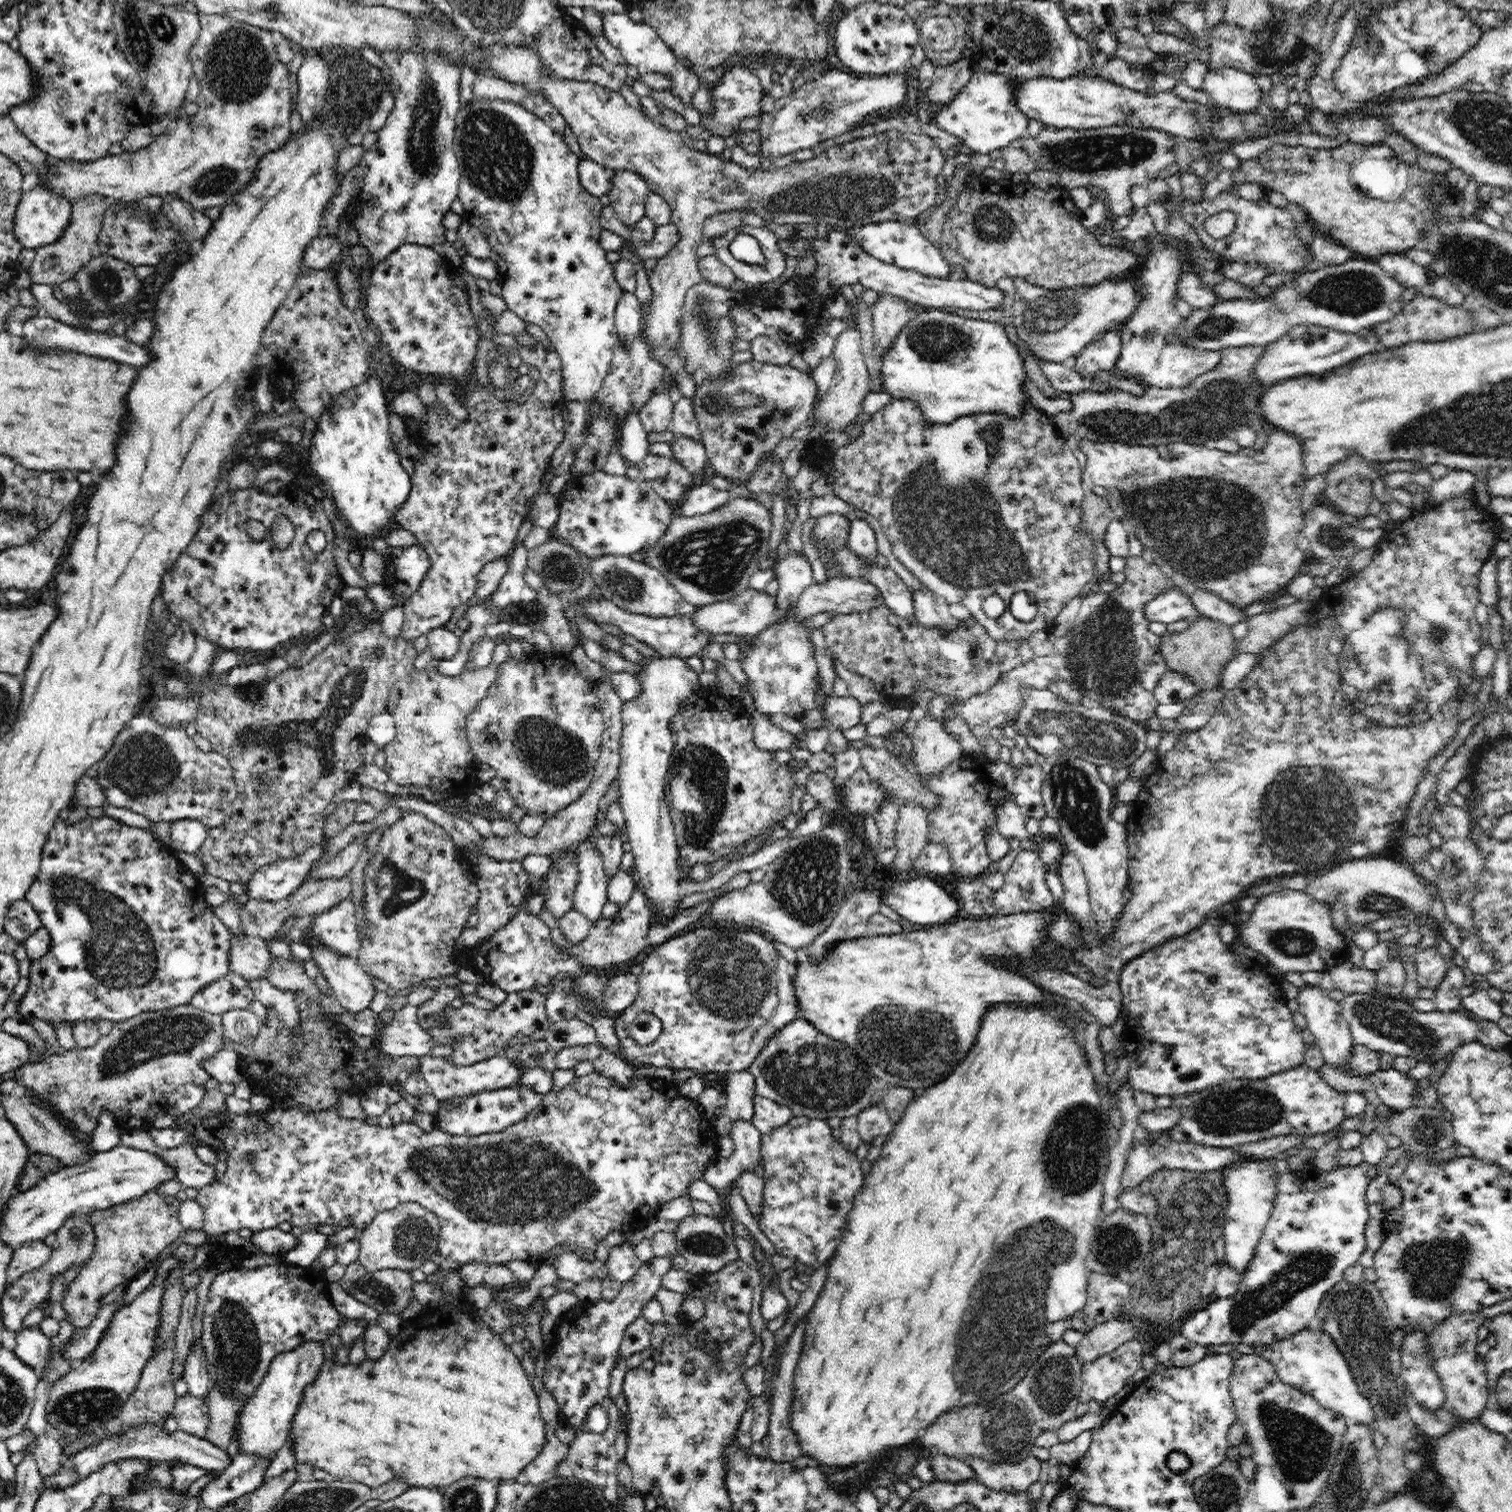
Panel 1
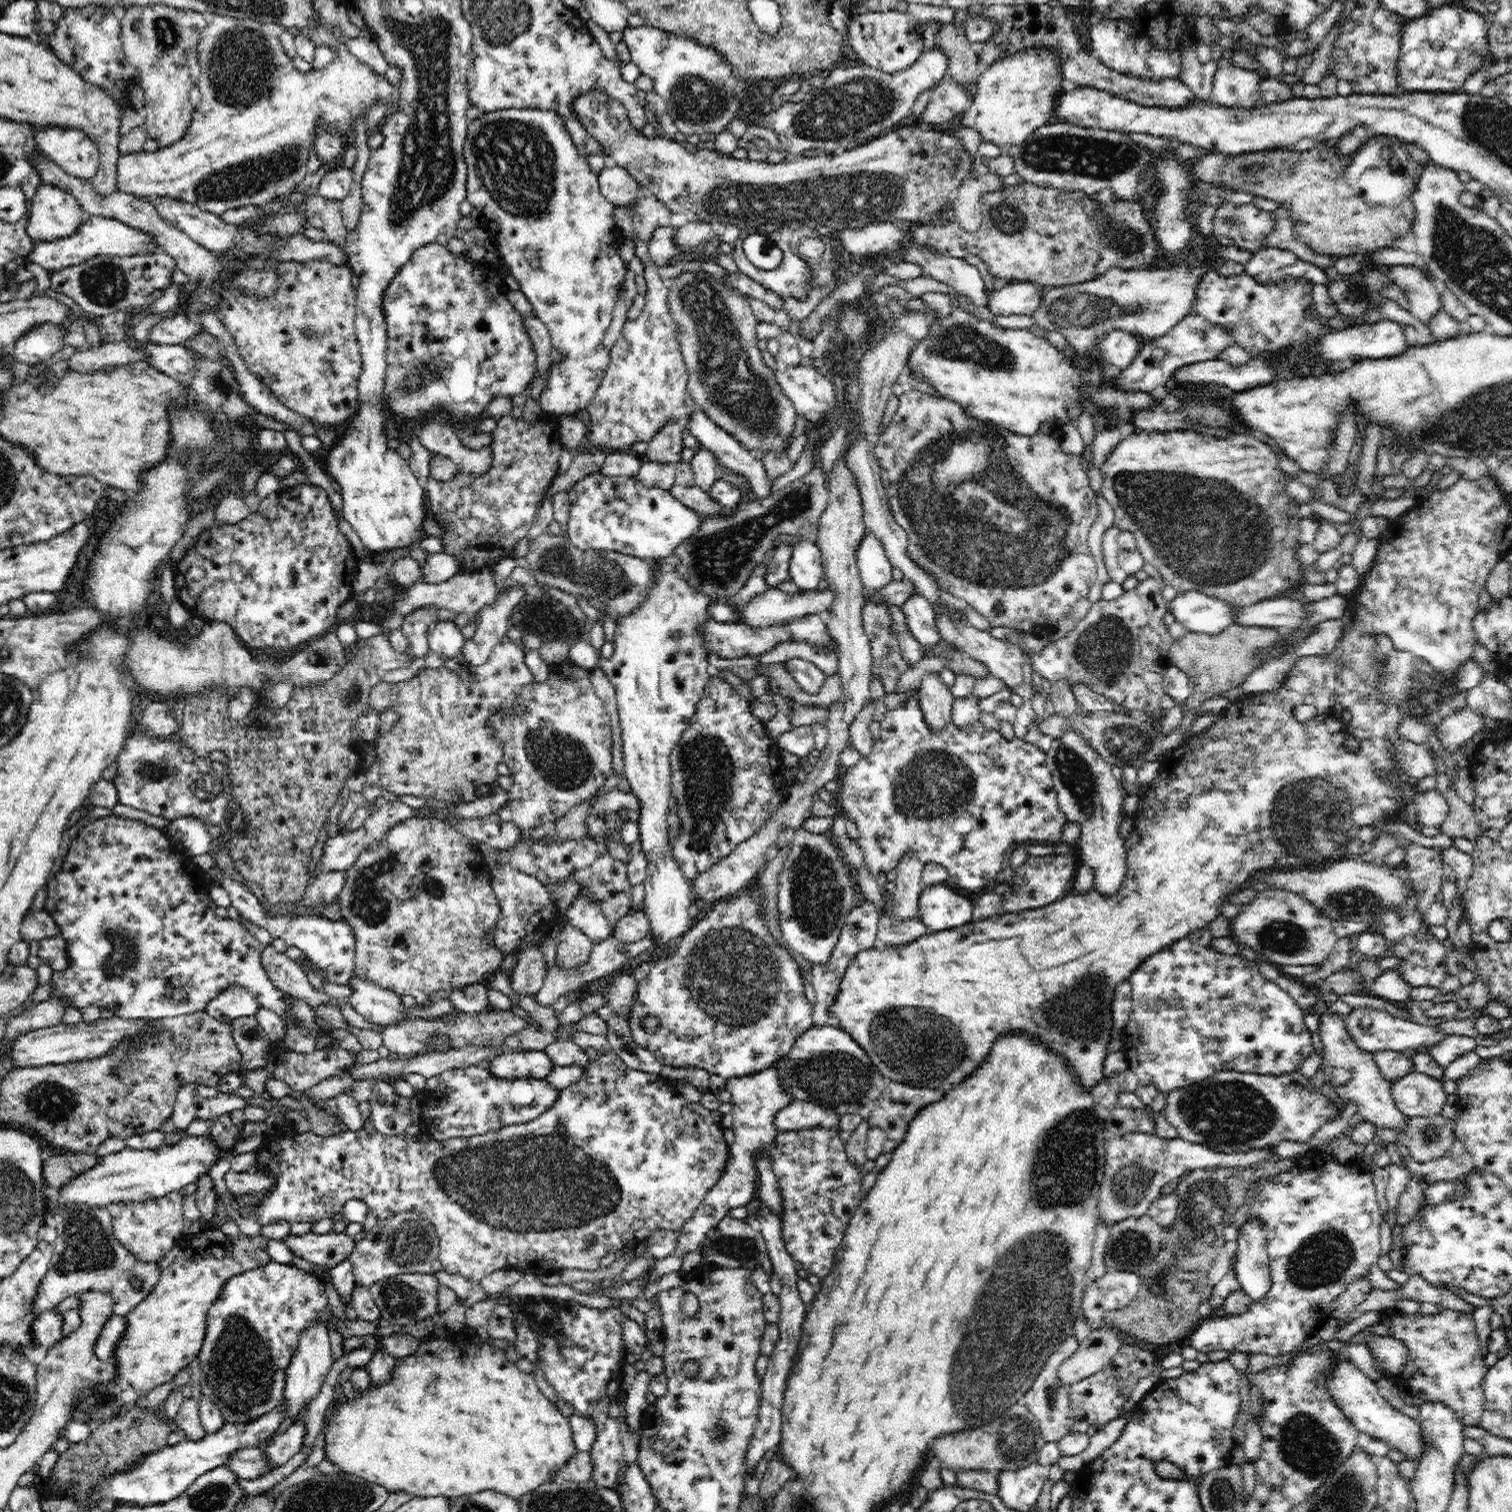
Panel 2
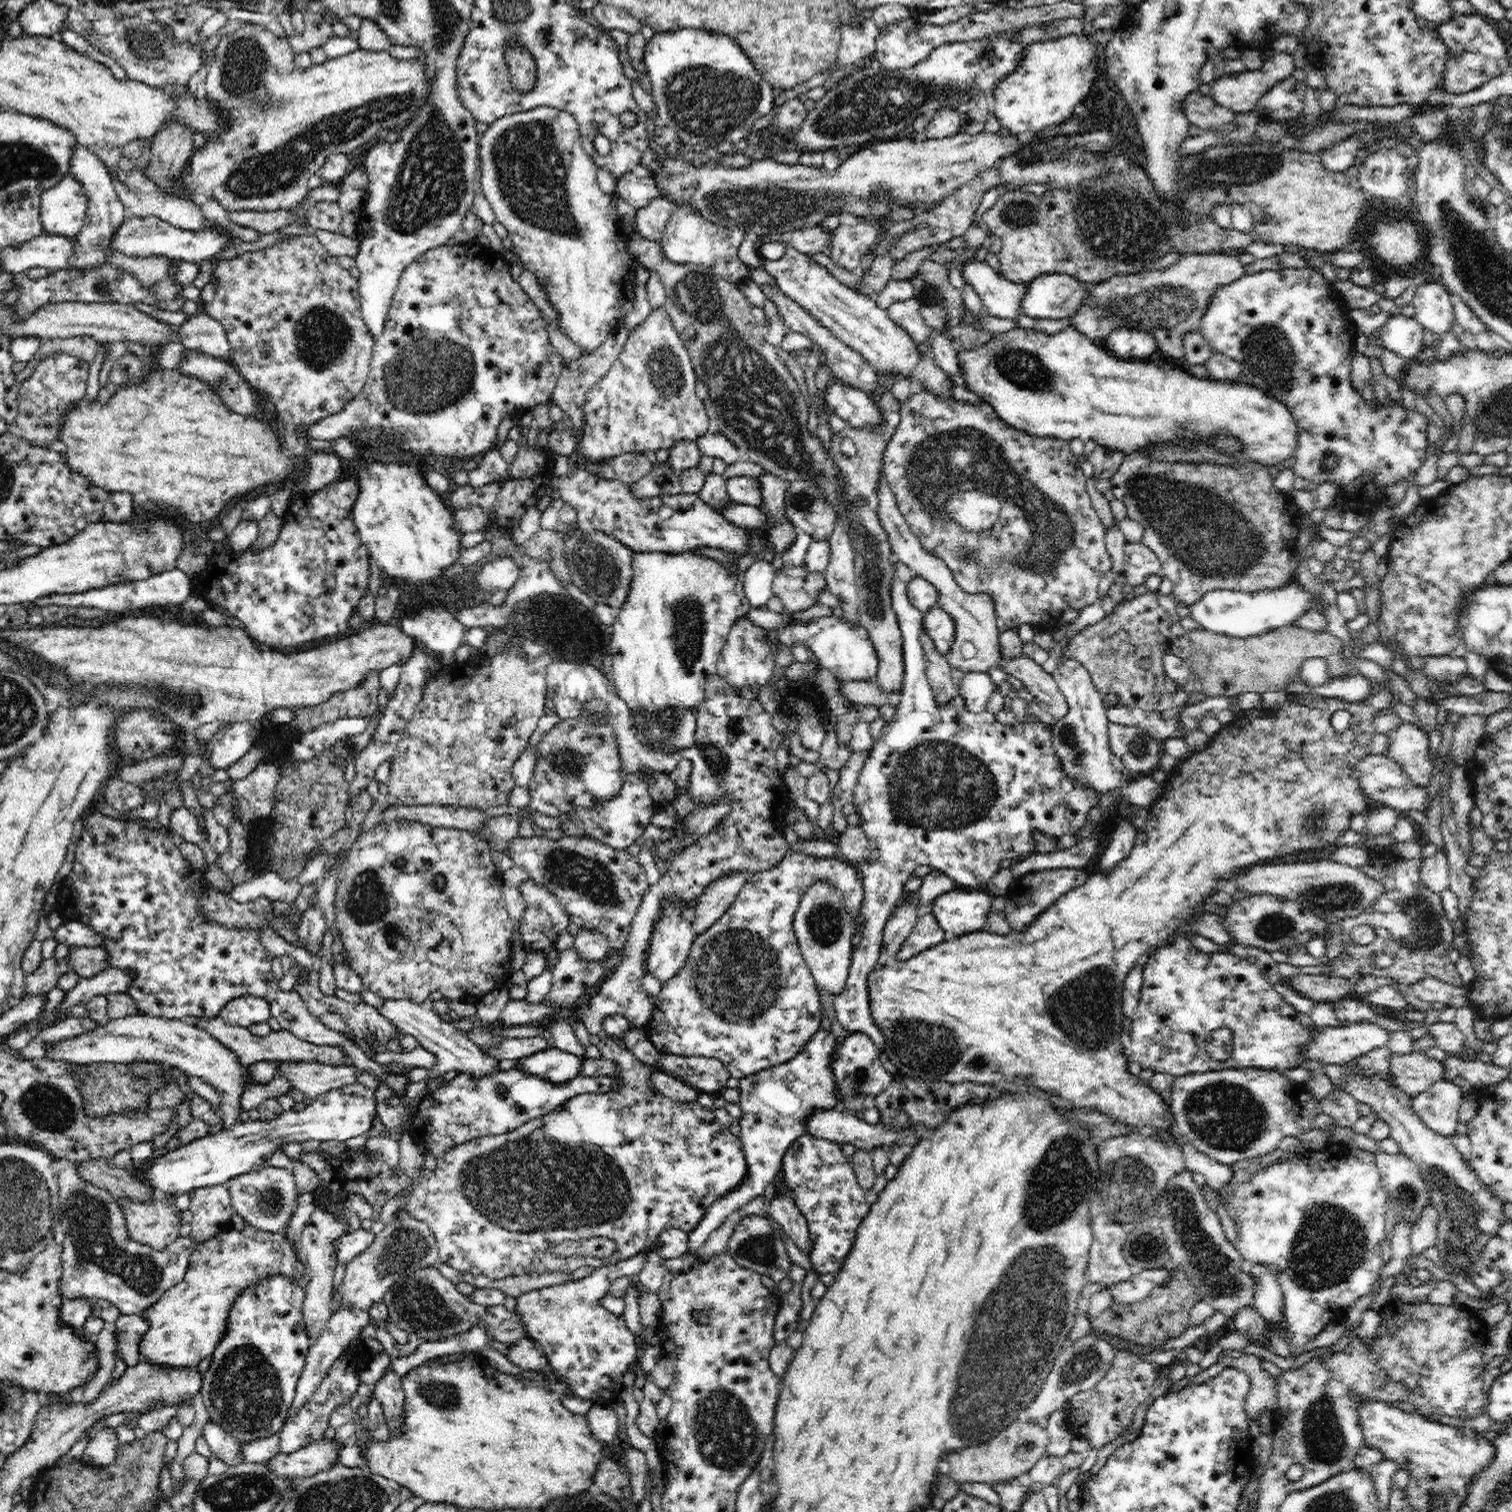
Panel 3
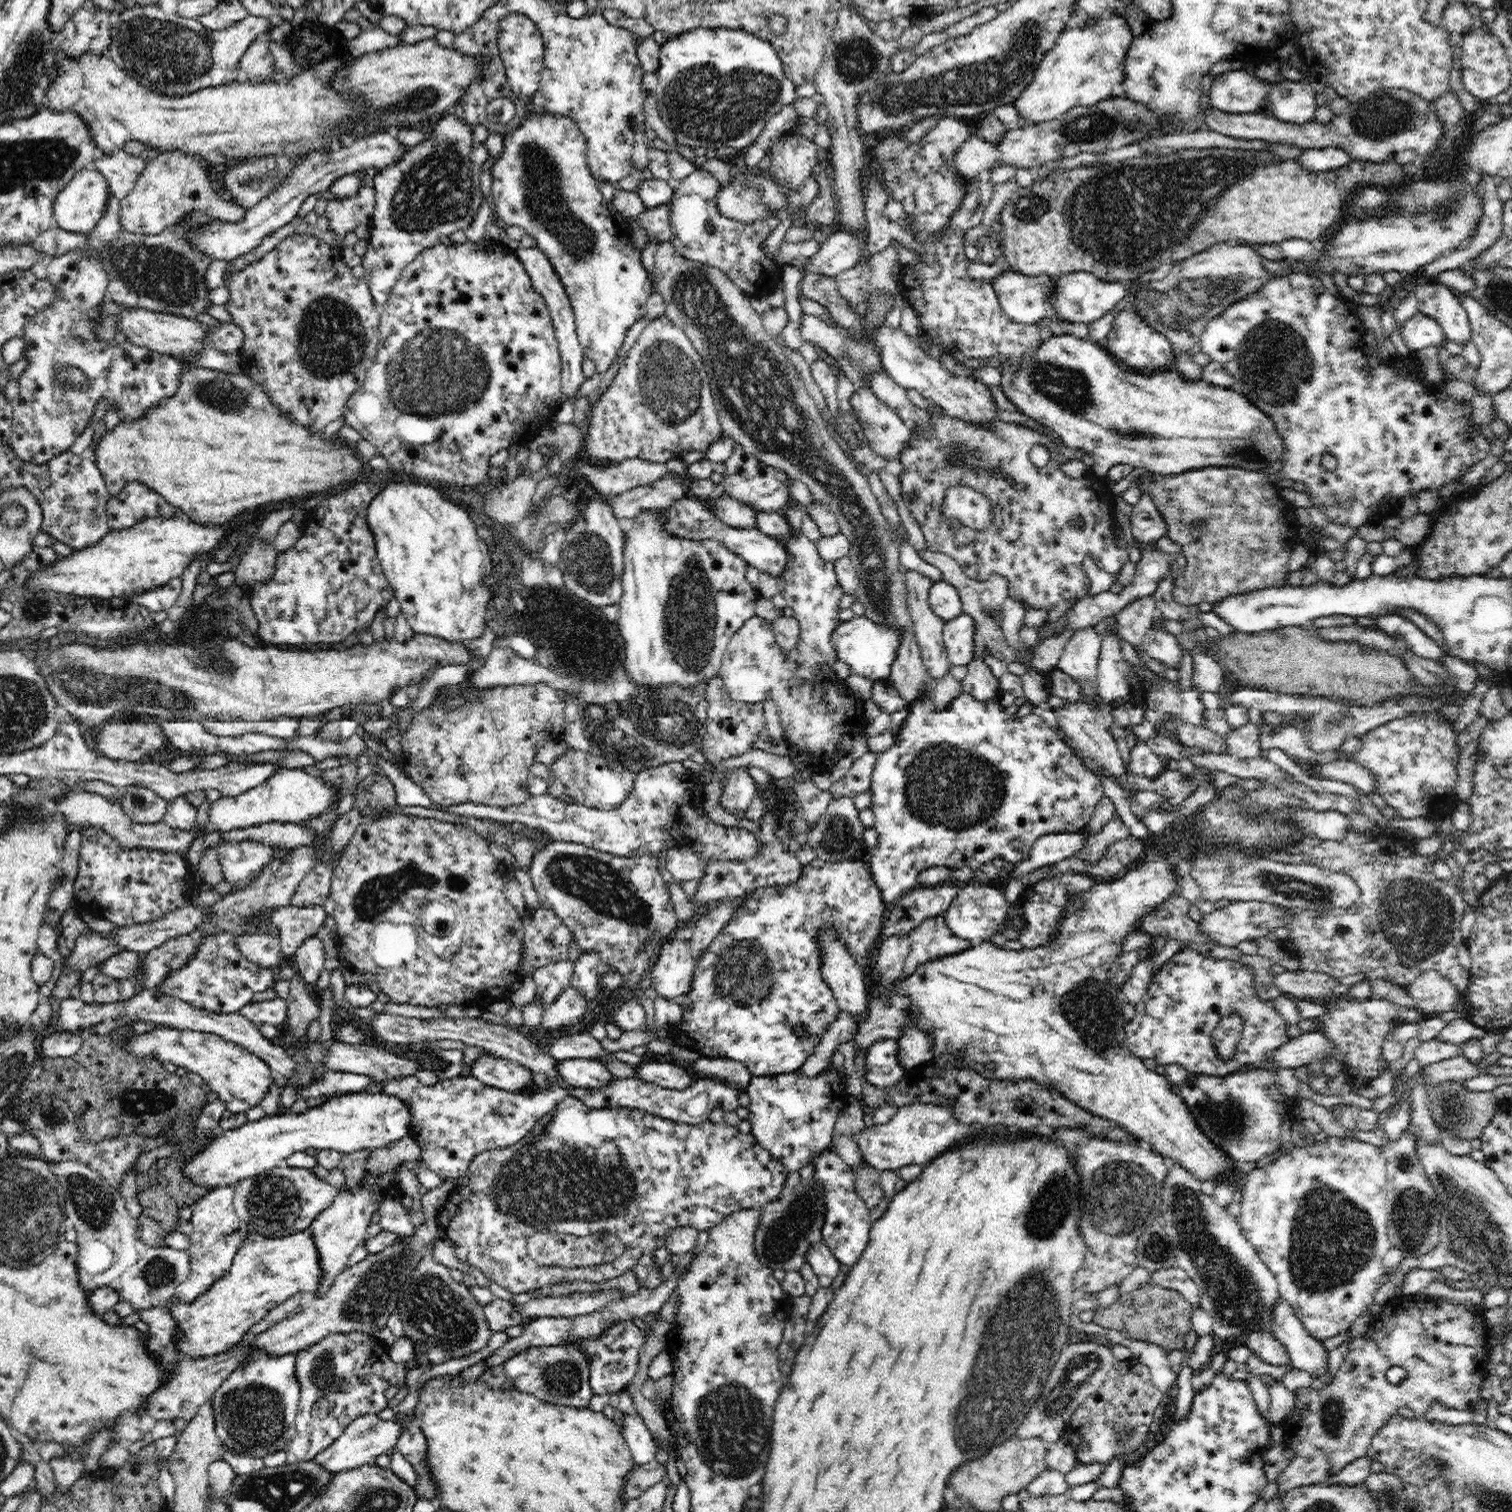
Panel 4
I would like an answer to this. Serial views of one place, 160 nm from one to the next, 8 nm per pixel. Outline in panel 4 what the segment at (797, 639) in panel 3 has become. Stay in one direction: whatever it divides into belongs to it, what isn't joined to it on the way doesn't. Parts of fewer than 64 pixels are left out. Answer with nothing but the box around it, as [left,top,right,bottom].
[835,616,902,681]

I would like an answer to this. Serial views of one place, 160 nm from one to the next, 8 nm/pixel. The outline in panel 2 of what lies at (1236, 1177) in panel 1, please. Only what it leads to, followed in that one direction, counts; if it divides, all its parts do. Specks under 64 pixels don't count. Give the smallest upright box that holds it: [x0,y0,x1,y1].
[1233,1220,1271,1302]

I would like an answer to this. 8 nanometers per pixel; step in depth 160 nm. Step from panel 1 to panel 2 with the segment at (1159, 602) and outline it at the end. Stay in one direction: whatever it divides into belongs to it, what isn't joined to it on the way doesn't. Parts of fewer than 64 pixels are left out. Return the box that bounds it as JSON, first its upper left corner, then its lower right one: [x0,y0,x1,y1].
[1167,591,1239,635]

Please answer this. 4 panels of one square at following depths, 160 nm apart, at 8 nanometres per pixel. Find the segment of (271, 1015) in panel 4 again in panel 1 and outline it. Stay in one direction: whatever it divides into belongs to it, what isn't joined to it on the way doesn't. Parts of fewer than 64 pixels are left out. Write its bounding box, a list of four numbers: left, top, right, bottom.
[190,972,255,1016]

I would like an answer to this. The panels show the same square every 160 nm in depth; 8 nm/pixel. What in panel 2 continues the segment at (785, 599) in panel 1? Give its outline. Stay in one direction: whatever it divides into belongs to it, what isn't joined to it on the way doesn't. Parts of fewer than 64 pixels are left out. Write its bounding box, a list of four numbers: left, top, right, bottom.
[788,539,824,591]

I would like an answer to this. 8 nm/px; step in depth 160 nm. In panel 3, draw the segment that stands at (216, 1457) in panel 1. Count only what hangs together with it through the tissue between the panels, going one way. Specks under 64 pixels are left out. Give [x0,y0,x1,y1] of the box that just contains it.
[264,1438,348,1478]

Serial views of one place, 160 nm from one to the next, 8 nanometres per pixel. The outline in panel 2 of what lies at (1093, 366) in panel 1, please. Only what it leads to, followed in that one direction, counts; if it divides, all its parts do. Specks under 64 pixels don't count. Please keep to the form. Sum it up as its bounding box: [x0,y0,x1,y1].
[1095,330,1141,369]

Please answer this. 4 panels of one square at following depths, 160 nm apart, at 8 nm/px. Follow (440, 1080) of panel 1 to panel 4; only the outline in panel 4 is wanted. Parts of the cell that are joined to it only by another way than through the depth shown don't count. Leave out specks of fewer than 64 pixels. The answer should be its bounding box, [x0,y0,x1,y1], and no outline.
[556,1057,615,1090]

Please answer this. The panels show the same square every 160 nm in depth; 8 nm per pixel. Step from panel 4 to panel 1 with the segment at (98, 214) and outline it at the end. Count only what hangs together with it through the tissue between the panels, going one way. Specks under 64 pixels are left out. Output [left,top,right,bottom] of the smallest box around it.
[14,186,72,248]

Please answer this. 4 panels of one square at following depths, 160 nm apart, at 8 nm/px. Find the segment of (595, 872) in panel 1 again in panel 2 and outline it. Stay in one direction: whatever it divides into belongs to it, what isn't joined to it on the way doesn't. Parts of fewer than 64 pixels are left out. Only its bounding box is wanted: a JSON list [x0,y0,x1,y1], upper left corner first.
[563,893,612,944]

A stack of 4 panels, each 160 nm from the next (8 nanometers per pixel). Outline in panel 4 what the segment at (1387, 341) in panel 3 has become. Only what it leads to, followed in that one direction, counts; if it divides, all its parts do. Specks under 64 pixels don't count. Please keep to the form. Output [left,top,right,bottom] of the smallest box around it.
[1401,311,1447,350]

